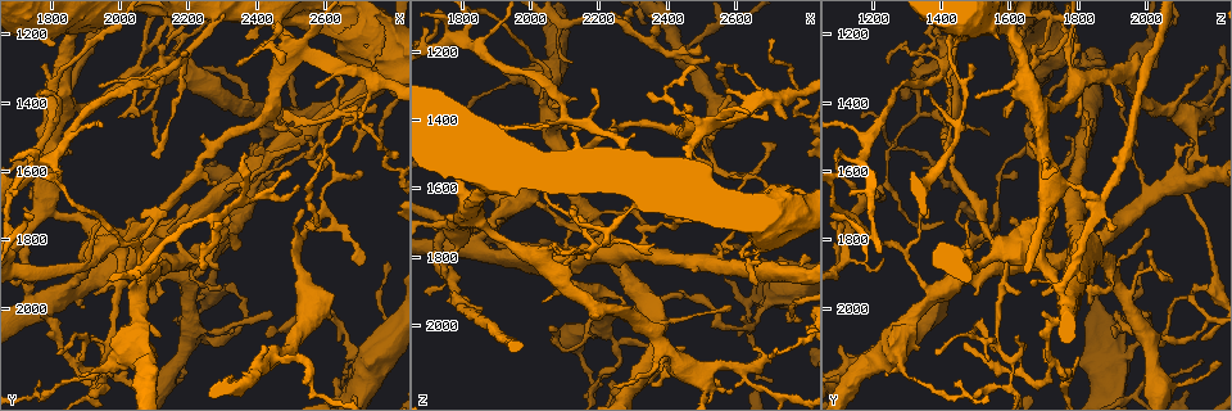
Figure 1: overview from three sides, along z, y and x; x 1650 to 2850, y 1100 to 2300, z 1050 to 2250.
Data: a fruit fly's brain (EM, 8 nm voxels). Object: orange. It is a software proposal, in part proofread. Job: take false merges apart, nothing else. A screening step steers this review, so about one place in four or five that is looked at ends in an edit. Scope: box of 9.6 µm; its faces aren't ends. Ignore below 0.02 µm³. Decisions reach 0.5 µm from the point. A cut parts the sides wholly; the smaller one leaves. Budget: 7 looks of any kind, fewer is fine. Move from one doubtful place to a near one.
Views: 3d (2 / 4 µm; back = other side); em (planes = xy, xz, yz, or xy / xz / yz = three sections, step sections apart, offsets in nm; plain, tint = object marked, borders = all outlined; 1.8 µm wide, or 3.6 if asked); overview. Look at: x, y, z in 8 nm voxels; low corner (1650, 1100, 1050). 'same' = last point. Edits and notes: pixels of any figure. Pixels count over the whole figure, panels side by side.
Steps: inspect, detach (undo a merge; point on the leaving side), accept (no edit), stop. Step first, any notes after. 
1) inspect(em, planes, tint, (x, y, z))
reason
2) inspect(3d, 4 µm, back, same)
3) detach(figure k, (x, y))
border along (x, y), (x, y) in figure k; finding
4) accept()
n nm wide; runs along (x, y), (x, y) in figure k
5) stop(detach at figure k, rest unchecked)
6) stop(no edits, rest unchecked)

inspect(em, 3.6 µm, planes, tint, (2130, 2210, 2040))
sharp bend

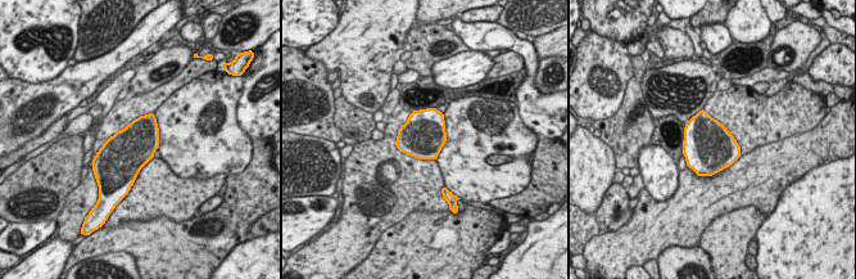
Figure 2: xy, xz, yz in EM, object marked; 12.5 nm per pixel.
accept()
550 nm wide; all the same cell

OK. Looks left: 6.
inspect(em, planes, tint, (1870, 2150, 1720))
branch point

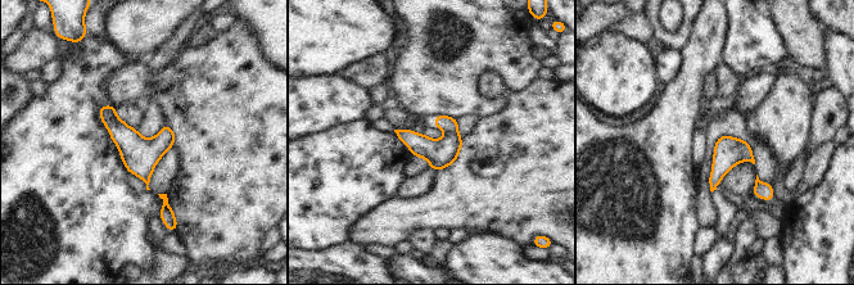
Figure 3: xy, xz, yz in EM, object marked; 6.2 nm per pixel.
accept()
continuous, no second cell

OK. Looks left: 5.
inspect(em, planes, tint, (1800, 1560, 1170))
three-way junction

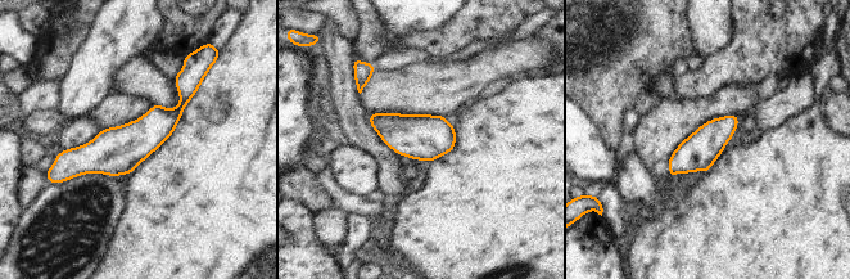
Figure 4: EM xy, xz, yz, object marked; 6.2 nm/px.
accept()
240 nm wide; continuous, no second cell

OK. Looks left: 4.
stop(no edits, rest unchecked)

